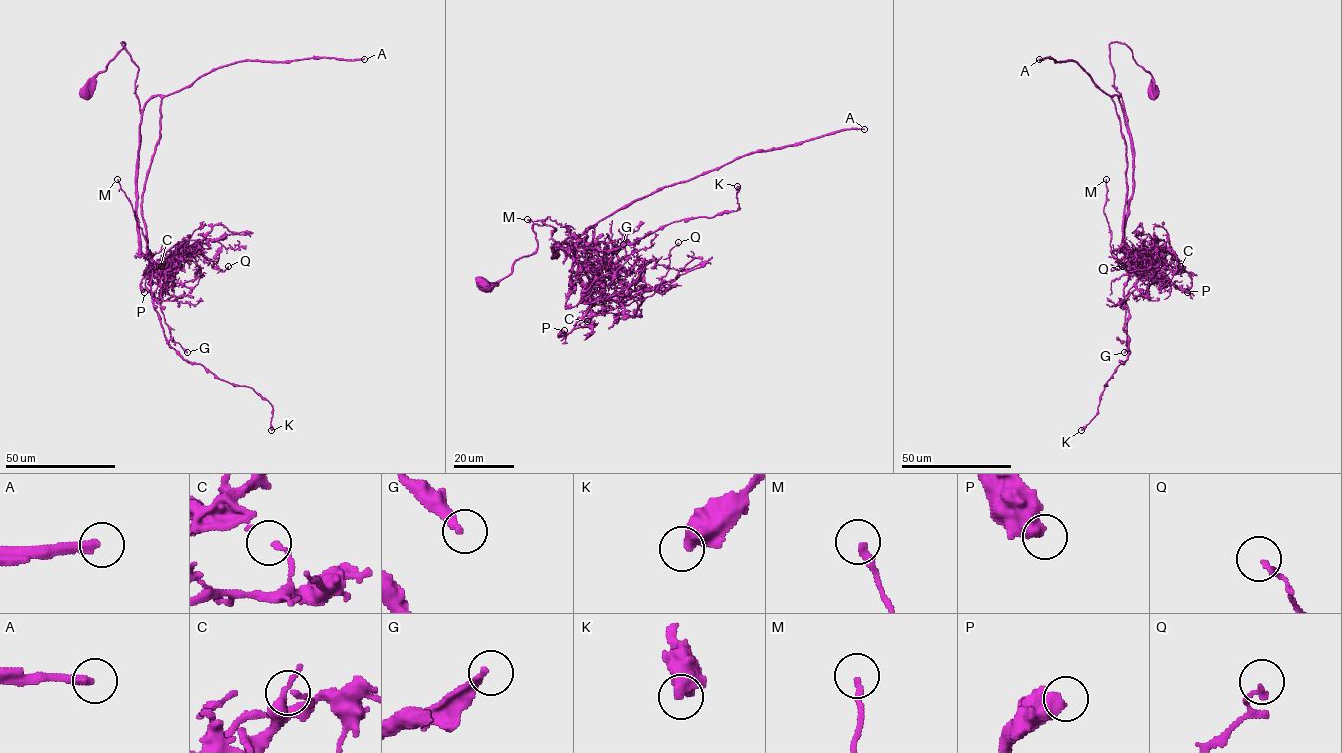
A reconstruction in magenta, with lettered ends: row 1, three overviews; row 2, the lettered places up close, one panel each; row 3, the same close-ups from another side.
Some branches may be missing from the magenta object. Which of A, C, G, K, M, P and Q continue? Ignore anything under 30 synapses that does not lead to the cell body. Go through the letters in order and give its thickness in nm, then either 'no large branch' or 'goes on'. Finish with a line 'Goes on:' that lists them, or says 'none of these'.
A: calibre 300 nm; goes on
C: calibre 150 nm; no large branch
G: calibre 220 nm; no large branch
K: calibre 600 nm; no large branch
M: calibre 200 nm; no large branch
P: calibre 600 nm; no large branch
Q: calibre 140 nm; no large branch
Goes on: A

